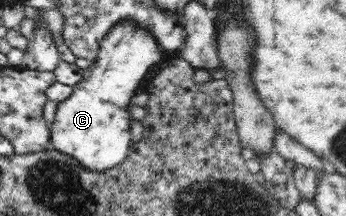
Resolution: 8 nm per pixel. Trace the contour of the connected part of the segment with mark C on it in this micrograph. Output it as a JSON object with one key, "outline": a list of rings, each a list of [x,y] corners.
{"outline":[[[129,19],[114,23],[99,42],[99,51],[91,67],[84,69],[82,80],[73,87],[72,94],[58,104],[55,121],[50,127],[54,148],[77,159],[84,167],[93,171],[103,171],[121,163],[132,145],[131,120],[133,117],[129,113],[129,107],[133,105],[135,91],[139,91],[149,71],[155,69],[164,58],[163,48],[147,28]]]}

